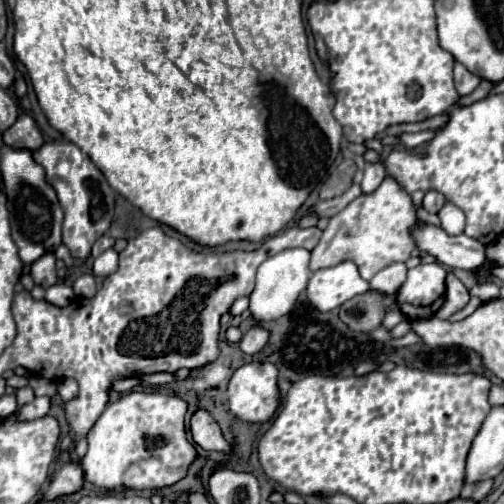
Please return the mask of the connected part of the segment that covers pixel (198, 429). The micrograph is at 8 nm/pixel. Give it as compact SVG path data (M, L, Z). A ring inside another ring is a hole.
M198 409L190 417L190 433L192 441L204 451L222 451L222 453L230 451L230 445L222 437L218 423L212 419L212 415L206 409Z

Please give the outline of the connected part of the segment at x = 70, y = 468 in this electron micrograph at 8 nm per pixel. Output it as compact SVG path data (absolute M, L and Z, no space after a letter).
M68 463L62 467L56 477L50 481L48 489L42 493L46 499L56 499L60 495L70 495L78 489L82 489L82 469L76 463Z

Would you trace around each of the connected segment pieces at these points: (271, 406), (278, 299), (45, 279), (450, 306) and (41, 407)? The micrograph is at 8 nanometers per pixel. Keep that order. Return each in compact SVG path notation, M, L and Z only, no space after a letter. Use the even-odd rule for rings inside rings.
M246 363L242 365L228 383L228 409L234 417L248 423L266 423L280 407L278 369L272 363Z
M286 249L286 251L280 251L280 255L266 259L258 267L256 287L250 295L250 313L258 325L274 321L290 313L290 309L294 309L298 295L306 289L306 283L310 279L308 261L310 261L310 253L306 249Z
M46 253L44 257L40 257L36 263L32 263L32 279L36 285L42 285L44 289L48 289L50 285L54 285L58 281L56 277L56 257L54 253Z
M452 273L446 277L446 285L448 285L448 291L446 291L446 301L444 301L444 305L438 309L438 317L440 319L448 319L452 313L456 313L456 311L460 311L466 303L468 303L468 299L470 299L470 295L468 295L468 289L462 285L462 281L458 281Z
M36 397L32 403L26 403L24 407L20 407L16 413L14 413L14 419L16 421L34 421L34 419L40 419L48 413L50 409L50 397Z

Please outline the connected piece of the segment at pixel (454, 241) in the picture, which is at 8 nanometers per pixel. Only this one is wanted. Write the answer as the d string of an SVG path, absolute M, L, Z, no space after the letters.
M434 225L412 231L420 251L426 251L448 267L474 271L484 263L484 245L468 235L448 235Z

